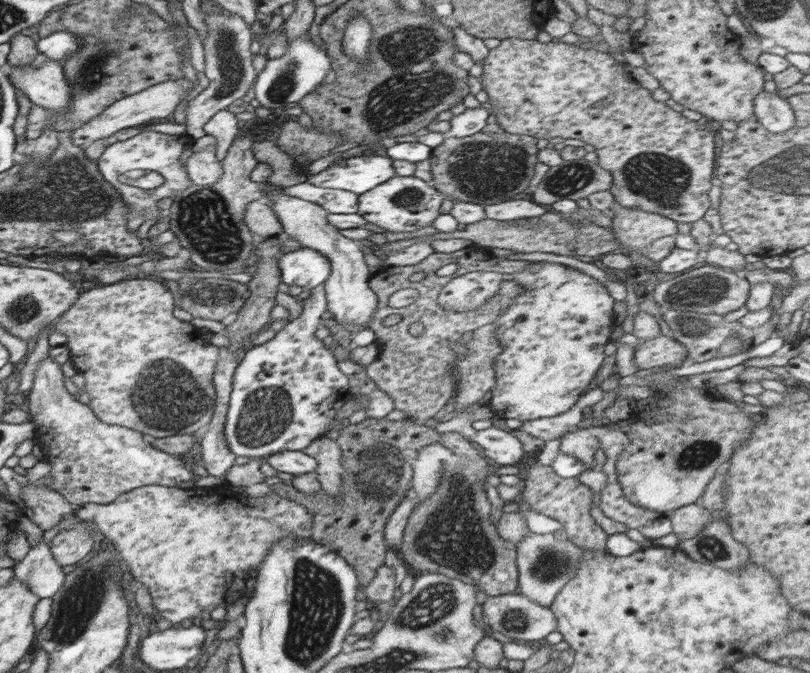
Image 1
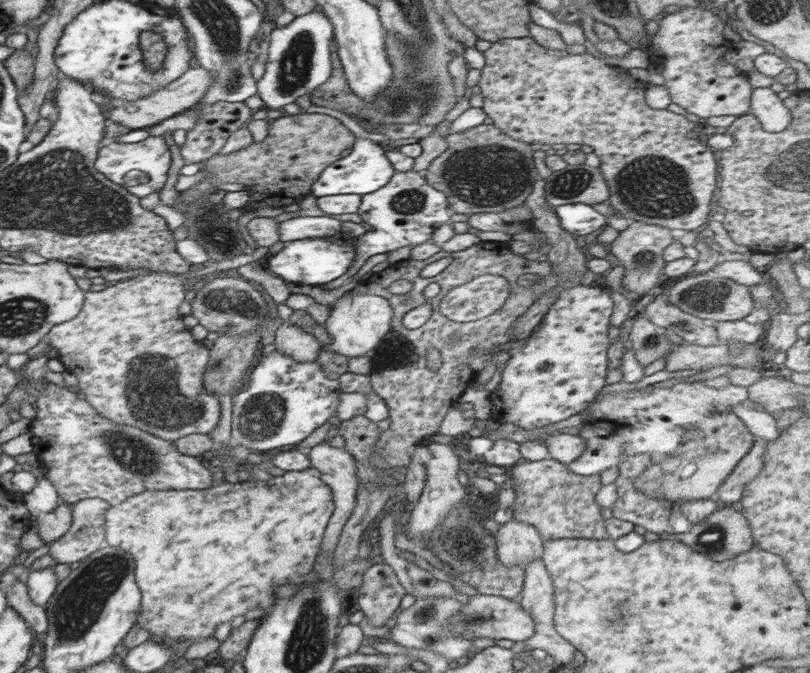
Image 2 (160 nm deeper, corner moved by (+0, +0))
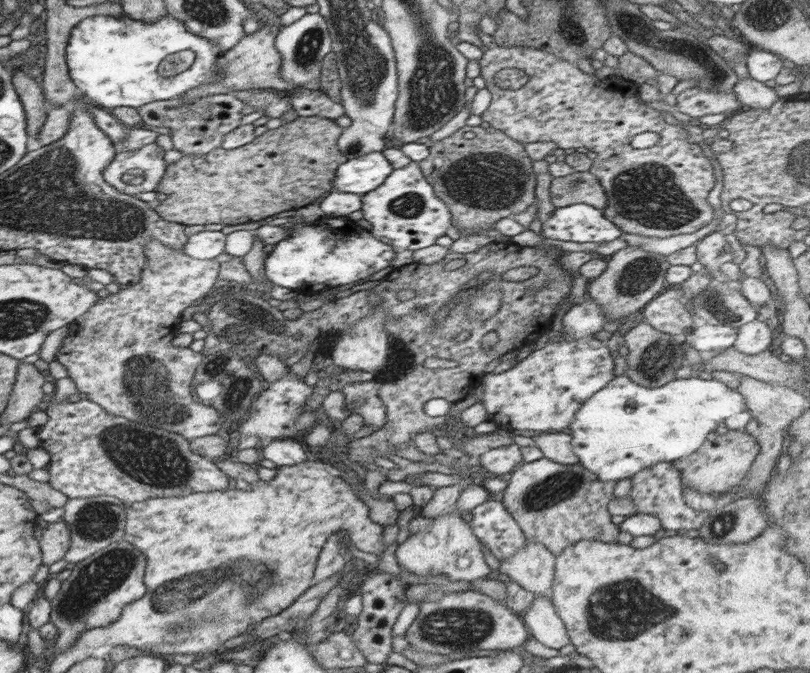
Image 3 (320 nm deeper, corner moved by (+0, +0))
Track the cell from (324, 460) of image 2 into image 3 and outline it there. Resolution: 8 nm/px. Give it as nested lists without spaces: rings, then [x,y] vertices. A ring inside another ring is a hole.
[[[338,531],[338,533],[329,536],[329,540],[326,541],[316,561],[313,584],[324,582],[326,578],[339,574],[339,572],[346,568],[345,564],[348,564],[350,560],[342,542],[345,534],[345,531]]]

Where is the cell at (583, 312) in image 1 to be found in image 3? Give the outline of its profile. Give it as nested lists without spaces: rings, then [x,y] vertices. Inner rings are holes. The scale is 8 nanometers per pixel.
[[[587,297],[580,305],[572,306],[562,316],[562,334],[558,341],[532,351],[511,369],[498,375],[486,373],[483,377],[484,396],[481,403],[501,431],[526,433],[560,433],[569,428],[576,411],[583,402],[591,400],[613,379],[614,361],[611,351],[613,344],[592,337],[603,329],[607,320],[602,307]]]

